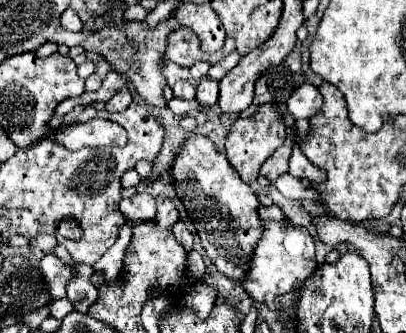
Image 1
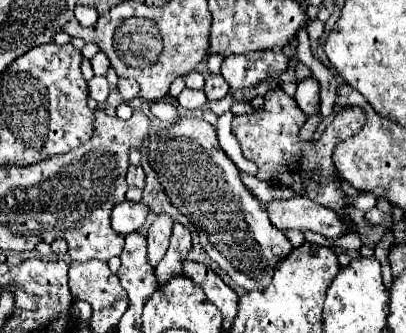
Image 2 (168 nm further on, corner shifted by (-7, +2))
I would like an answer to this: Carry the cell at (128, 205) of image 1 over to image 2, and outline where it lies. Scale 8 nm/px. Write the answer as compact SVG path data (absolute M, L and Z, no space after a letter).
M126 199L112 211L112 229L124 235L138 231L144 225L148 213L150 213L150 207L144 201Z

